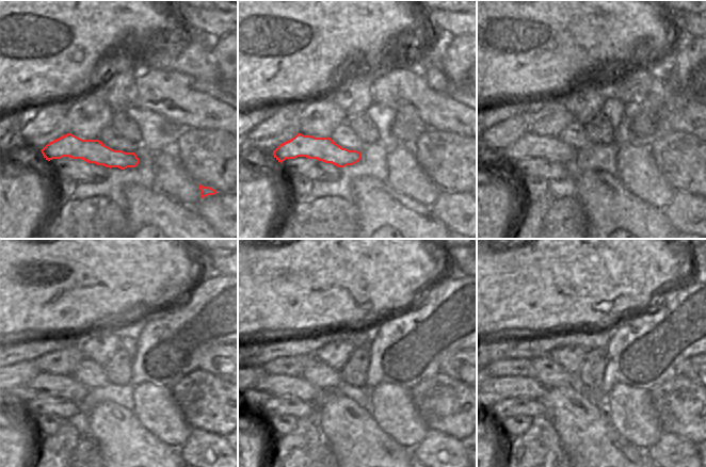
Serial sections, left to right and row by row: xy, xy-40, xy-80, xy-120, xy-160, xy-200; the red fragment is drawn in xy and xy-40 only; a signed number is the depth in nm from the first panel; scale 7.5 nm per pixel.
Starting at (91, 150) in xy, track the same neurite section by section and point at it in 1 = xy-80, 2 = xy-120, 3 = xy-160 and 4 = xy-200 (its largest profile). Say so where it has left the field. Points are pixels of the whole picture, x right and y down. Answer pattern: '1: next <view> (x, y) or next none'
1: next xy-80 (530, 146)
2: next xy-120 (46, 385)
3: next xy-160 (273, 385)
4: next xy-200 (498, 388)

